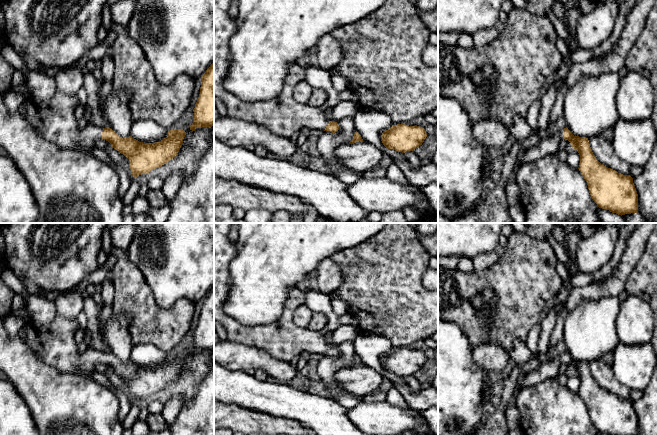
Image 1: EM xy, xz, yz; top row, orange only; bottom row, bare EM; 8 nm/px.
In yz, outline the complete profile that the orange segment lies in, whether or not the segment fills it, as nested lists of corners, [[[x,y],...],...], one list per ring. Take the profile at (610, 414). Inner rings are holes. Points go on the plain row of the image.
[[[567,351],[552,359],[546,358],[537,370],[520,378],[517,383],[525,388],[557,378],[563,363],[568,364],[571,372],[578,375],[578,393],[599,432],[609,435],[638,435],[638,418],[633,402],[601,388],[593,378],[588,362],[574,360]]]

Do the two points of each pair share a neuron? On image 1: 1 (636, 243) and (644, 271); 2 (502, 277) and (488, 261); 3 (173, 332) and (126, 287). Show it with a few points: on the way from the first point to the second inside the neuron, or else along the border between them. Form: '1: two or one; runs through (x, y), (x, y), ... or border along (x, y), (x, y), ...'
1: two; border along (646, 241), (641, 257), (627, 278)
2: two; border along (500, 258), (492, 265), (480, 271), (474, 271)
3: one; runs through (161, 322), (138, 299)

